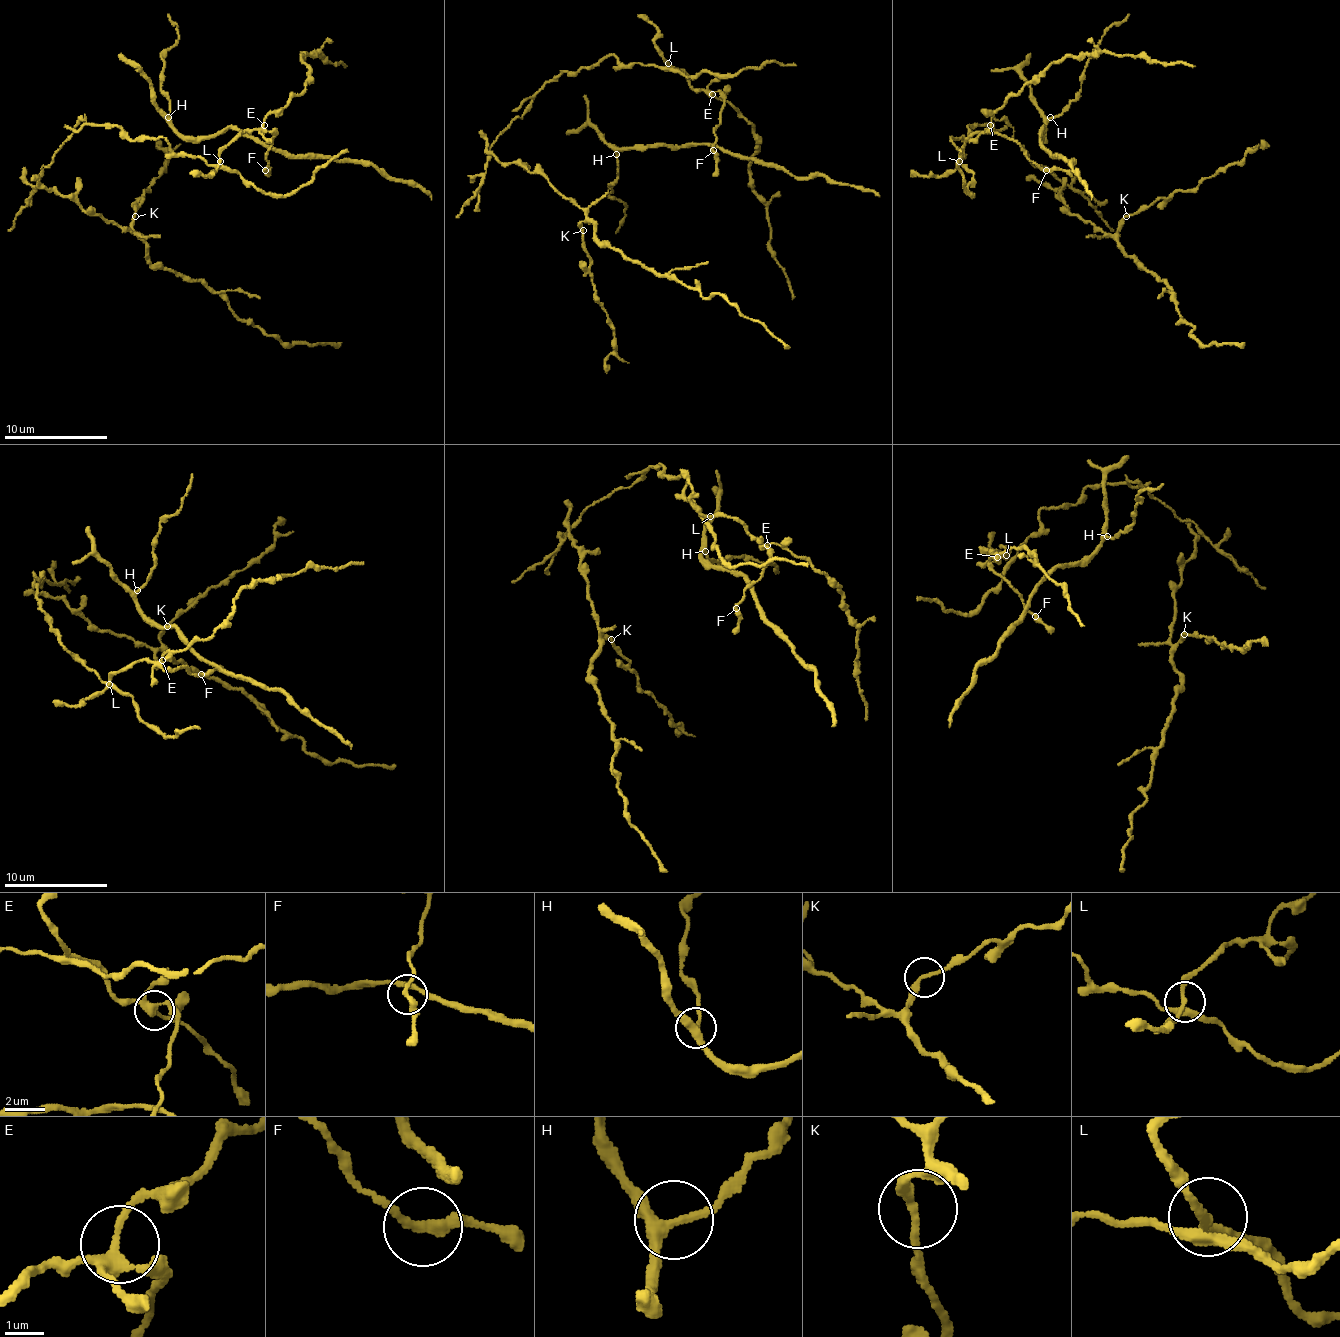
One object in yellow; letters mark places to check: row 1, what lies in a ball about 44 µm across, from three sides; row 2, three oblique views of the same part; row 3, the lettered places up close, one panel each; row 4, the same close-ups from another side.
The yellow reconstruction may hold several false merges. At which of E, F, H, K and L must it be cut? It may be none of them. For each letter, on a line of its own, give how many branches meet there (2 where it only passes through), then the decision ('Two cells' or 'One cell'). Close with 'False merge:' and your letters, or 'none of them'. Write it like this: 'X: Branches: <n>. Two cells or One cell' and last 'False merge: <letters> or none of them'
E: Branches: 4. One cell
F: Branches: 2. One cell
H: Branches: 3. One cell
K: Branches: 2. One cell
L: Branches: 4. One cell
False merge: none of them

